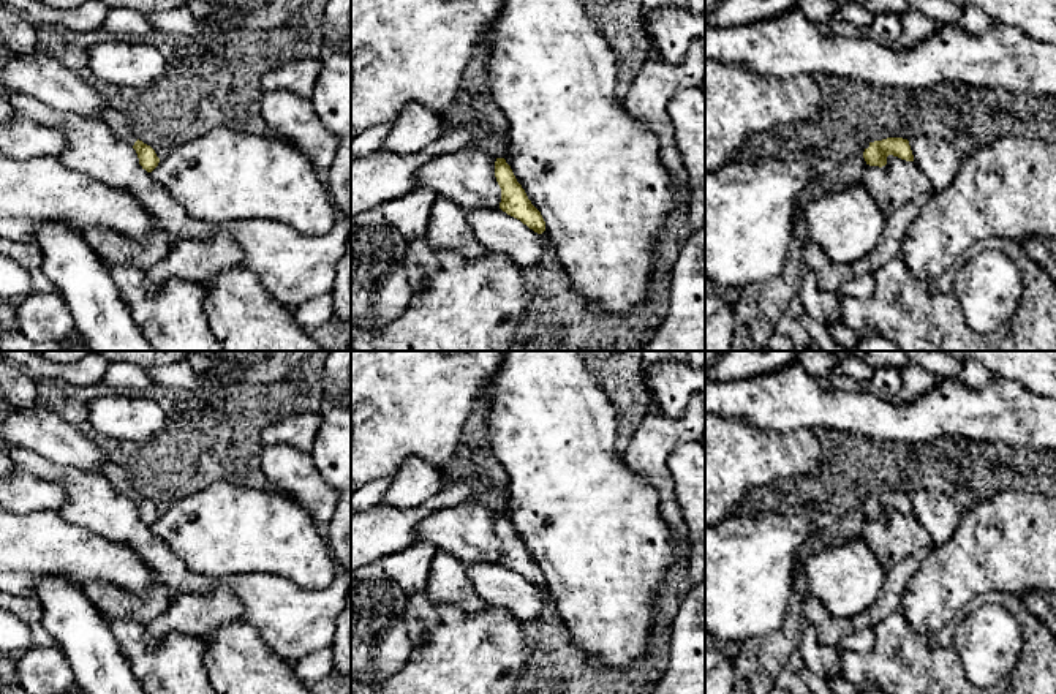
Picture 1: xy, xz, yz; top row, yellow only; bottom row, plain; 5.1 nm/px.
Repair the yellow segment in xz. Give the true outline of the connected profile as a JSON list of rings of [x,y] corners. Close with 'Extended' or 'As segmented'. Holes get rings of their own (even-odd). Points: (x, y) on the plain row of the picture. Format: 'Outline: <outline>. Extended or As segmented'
Outline: [[[504,512],[495,515],[495,531],[501,542],[500,563],[507,569],[520,574],[537,588],[545,585],[545,575],[541,566],[531,558],[525,544],[517,536],[511,520]]]. As segmented

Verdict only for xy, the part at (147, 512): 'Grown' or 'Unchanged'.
Grown

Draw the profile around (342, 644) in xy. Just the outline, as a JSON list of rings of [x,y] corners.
[[[351,588],[346,594],[345,609],[337,618],[337,632],[330,650],[334,653],[334,669],[351,678]]]

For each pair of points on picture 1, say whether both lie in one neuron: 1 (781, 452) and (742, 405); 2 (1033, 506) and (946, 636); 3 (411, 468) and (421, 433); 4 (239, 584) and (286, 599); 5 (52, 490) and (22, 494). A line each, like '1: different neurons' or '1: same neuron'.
1: different neurons
2: different neurons
3: different neurons
4: same neuron
5: same neuron

